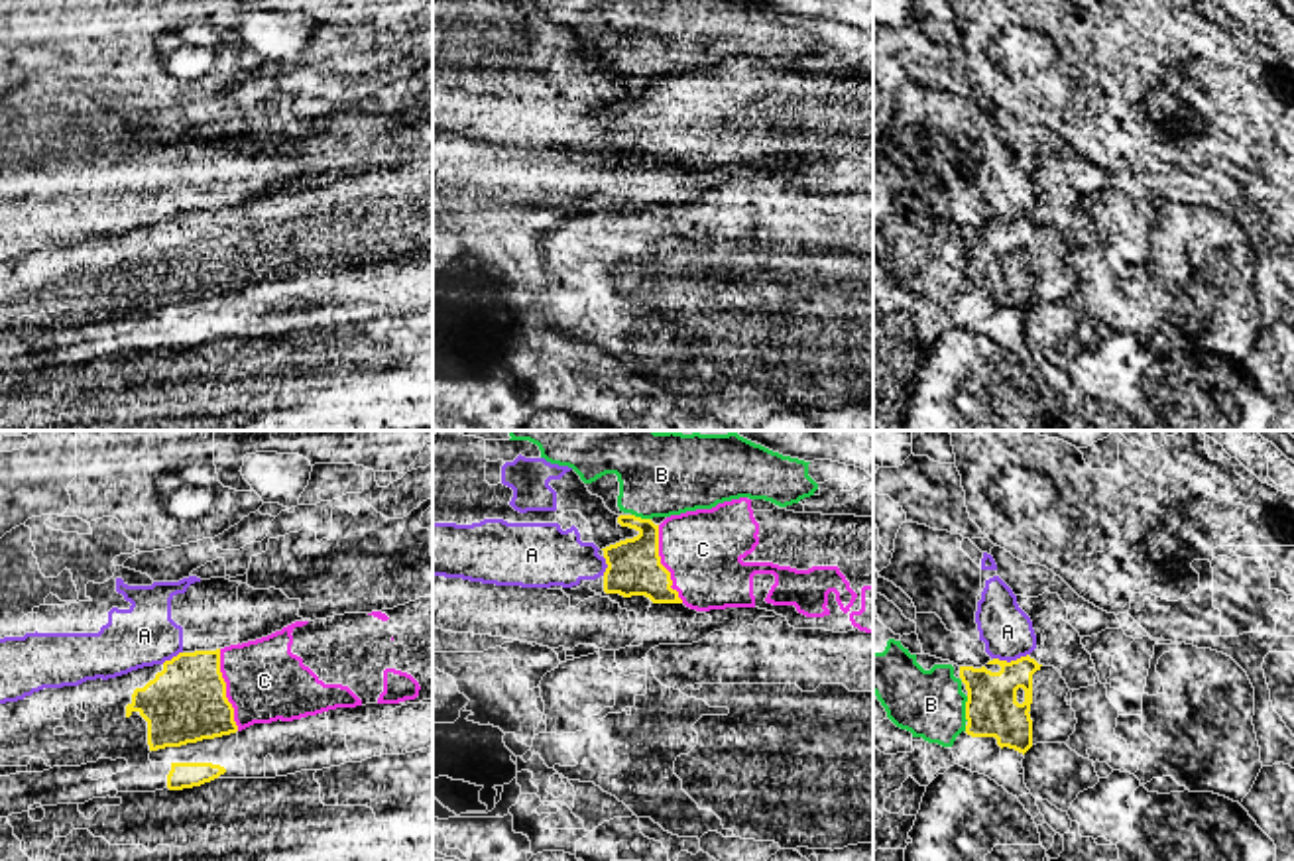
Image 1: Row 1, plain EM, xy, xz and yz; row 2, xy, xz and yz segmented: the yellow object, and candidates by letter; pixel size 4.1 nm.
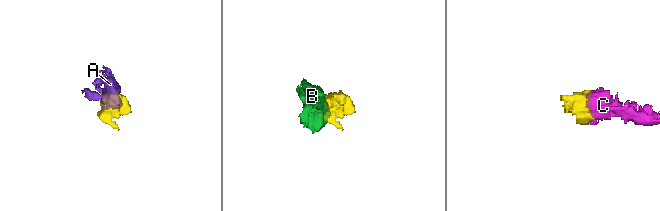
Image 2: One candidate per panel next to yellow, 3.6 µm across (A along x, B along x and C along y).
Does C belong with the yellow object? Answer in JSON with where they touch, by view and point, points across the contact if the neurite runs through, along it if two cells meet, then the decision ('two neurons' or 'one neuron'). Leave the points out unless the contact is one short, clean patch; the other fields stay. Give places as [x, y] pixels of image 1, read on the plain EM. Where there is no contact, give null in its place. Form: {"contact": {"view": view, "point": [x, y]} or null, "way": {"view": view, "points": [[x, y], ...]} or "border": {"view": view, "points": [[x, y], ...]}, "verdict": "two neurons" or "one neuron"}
{"contact": {"view": "xy", "point": [225, 250]}, "verdict": "one neuron"}

